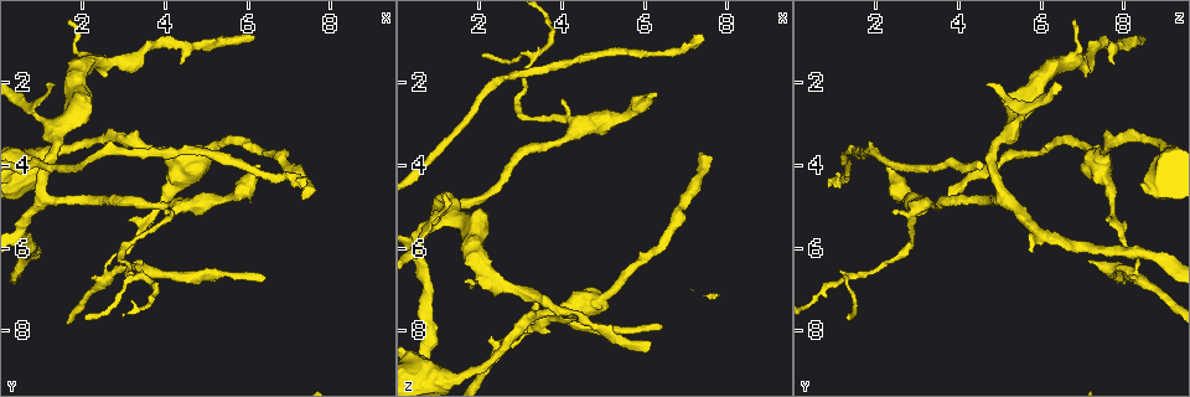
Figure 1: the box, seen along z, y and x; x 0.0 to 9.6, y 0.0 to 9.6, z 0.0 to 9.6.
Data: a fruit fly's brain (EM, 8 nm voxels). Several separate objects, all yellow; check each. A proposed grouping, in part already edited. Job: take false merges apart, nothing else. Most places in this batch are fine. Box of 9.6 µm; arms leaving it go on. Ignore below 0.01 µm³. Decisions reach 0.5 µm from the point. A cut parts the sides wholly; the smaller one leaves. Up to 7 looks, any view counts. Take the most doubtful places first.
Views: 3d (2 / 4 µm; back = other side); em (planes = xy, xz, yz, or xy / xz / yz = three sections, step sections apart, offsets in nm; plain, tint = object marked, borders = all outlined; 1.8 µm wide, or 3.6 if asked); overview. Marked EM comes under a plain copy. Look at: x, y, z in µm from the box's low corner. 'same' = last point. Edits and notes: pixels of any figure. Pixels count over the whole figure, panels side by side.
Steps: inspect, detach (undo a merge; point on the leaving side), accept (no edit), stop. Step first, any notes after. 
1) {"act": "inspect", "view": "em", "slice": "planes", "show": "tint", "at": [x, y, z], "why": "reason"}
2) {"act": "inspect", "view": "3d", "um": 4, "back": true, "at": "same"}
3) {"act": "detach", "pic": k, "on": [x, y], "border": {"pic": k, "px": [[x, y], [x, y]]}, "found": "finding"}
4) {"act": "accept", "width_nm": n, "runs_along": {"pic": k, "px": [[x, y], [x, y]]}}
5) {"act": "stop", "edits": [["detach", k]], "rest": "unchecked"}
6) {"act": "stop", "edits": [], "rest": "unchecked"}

{"act": "inspect", "view": "3d", "um": 2, "at": [2.65, 6.65, 8.25], "why": "calibre changes"}

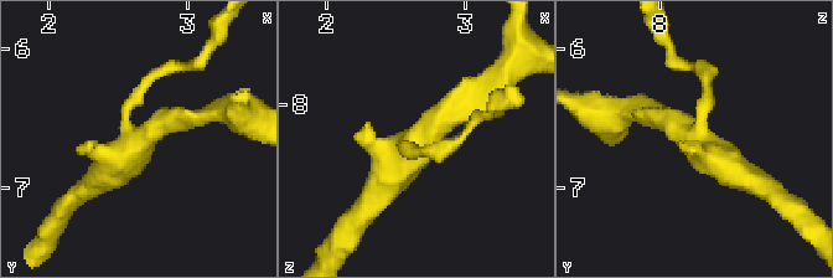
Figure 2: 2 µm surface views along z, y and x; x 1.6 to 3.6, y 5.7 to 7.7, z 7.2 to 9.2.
{"act": "inspect", "view": "em", "slice": "xz", "step": 16, "show": "tint", "at": [2.60, 6.58, 8.26], "arms": 3, "why": "need the tissue"}

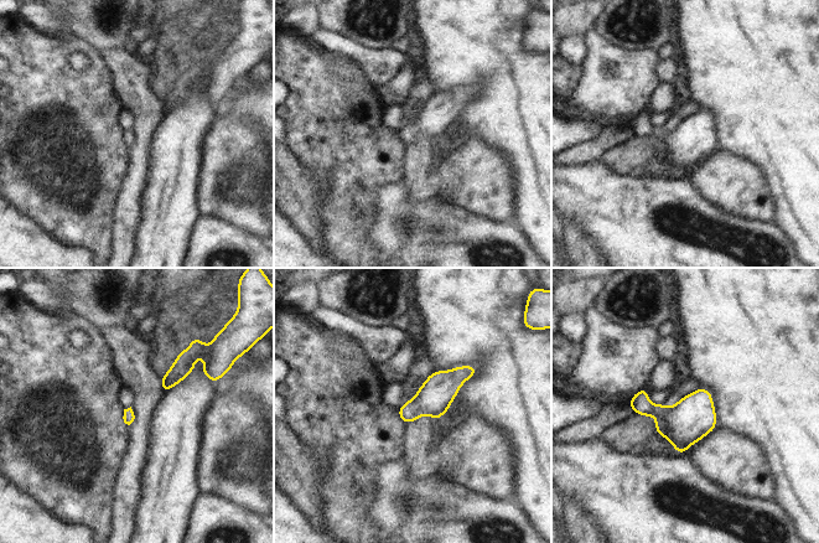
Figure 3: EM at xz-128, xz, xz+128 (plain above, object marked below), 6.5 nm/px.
{"act": "accept", "width_nm": 70, "found": "one neuron here"}

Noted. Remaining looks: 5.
{"act": "inspect", "view": "em", "slice": "xy", "step": 4, "show": "tint", "at": [4.30, 4.90, 3.15]}

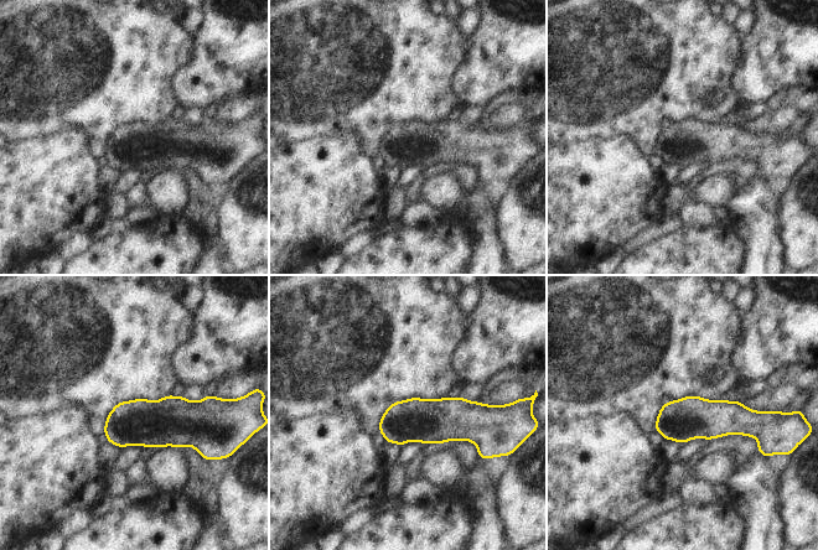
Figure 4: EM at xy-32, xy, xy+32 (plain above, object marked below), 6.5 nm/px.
{"act": "inspect", "view": "em", "slice": "planes", "show": "borders", "at": "same"}

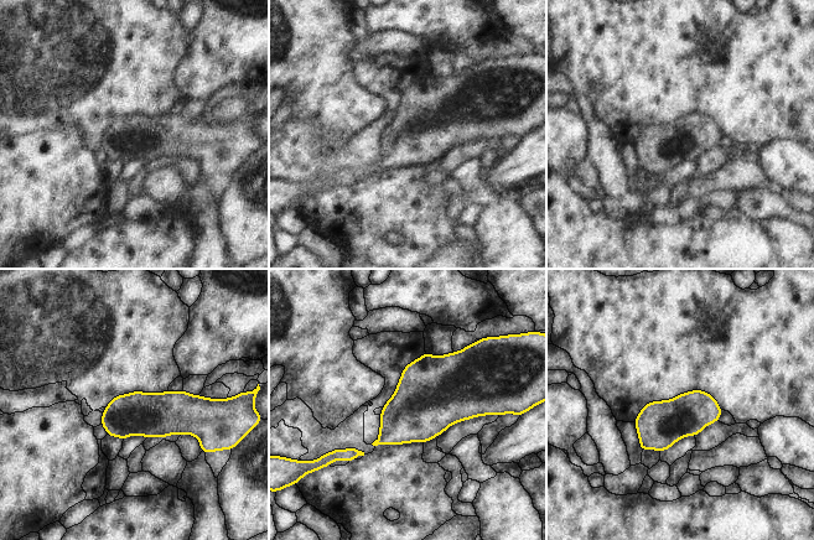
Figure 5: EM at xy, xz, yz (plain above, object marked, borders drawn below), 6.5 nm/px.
{"act": "accept", "width_nm": 280, "found": "continuous, no second neuron"}

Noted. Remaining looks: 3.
{"act": "inspect", "view": "3d", "um": 4, "at": [3.25, 6.60, 1.55], "why": "three-way junction"}

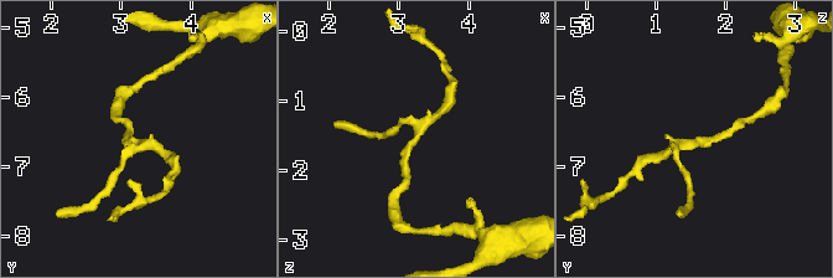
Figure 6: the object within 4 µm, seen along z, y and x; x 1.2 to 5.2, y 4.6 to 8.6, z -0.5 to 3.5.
{"act": "inspect", "view": "em", "slice": "xy", "step": 8, "show": "tint", "at": [3.25, 6.65, 1.60]}

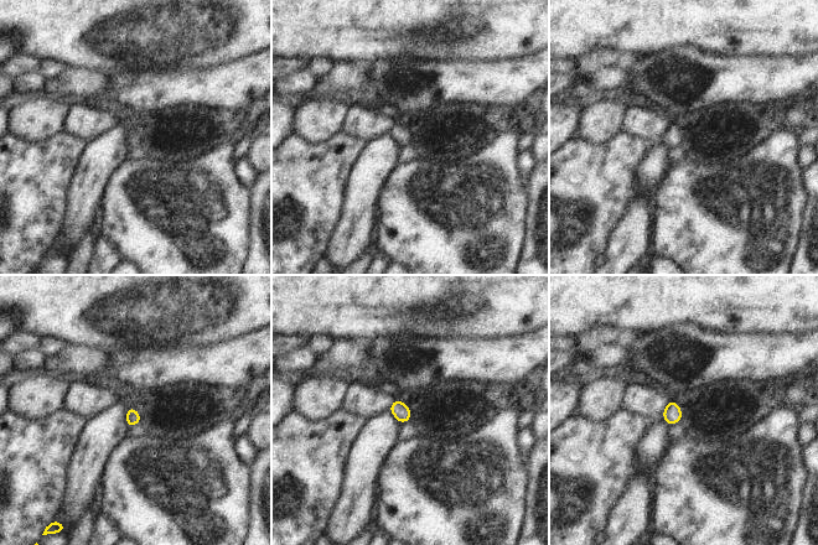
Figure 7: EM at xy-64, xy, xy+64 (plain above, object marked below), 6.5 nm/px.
{"act": "inspect", "view": "em", "slice": "planes", "show": "borders", "at": "same", "why": "another direction"}

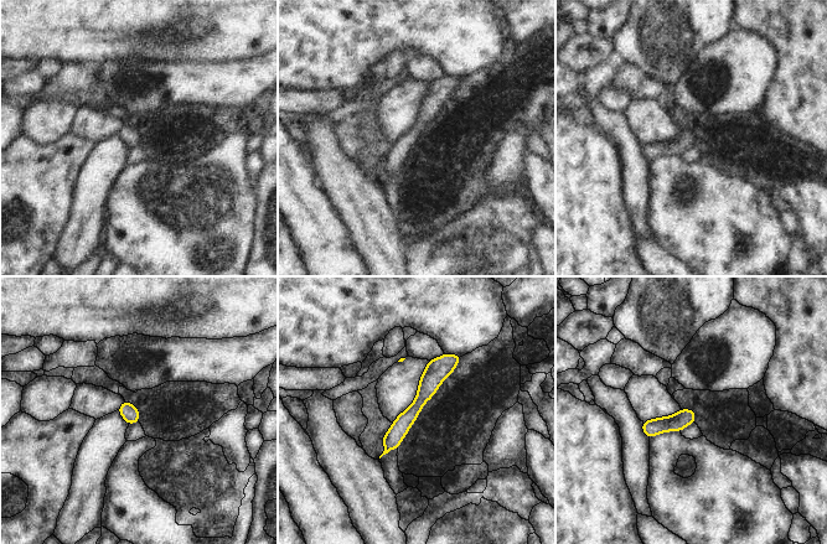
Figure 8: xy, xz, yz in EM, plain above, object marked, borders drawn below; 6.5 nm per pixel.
{"act": "accept", "runs_along": {"pic": 8, "px": [[456, 357], [428, 384], [387, 447]]}, "found": "all the same neuron"}

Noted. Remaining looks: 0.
{"act": "stop", "edits": [], "rest": "unchecked"}

